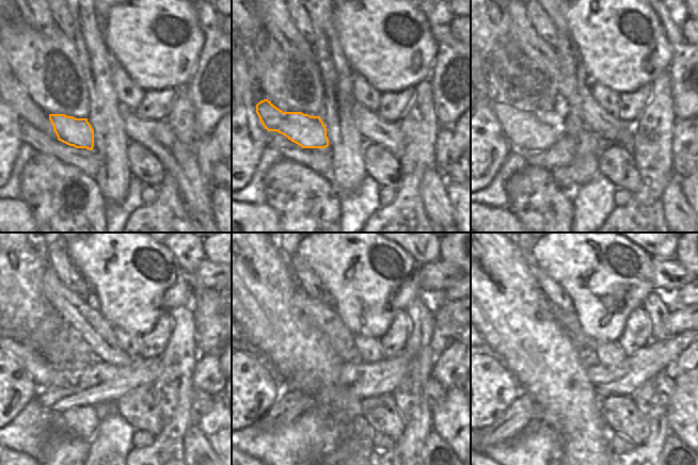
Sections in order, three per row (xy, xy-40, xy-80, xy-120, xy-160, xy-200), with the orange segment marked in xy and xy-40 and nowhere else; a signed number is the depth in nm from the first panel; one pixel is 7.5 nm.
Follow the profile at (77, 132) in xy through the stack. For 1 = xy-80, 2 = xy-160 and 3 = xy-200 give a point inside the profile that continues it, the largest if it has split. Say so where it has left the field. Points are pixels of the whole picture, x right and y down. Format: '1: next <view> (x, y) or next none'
1: next xy-80 (524, 130)
2: next xy-160 (253, 351)
3: next xy-200 (492, 353)

